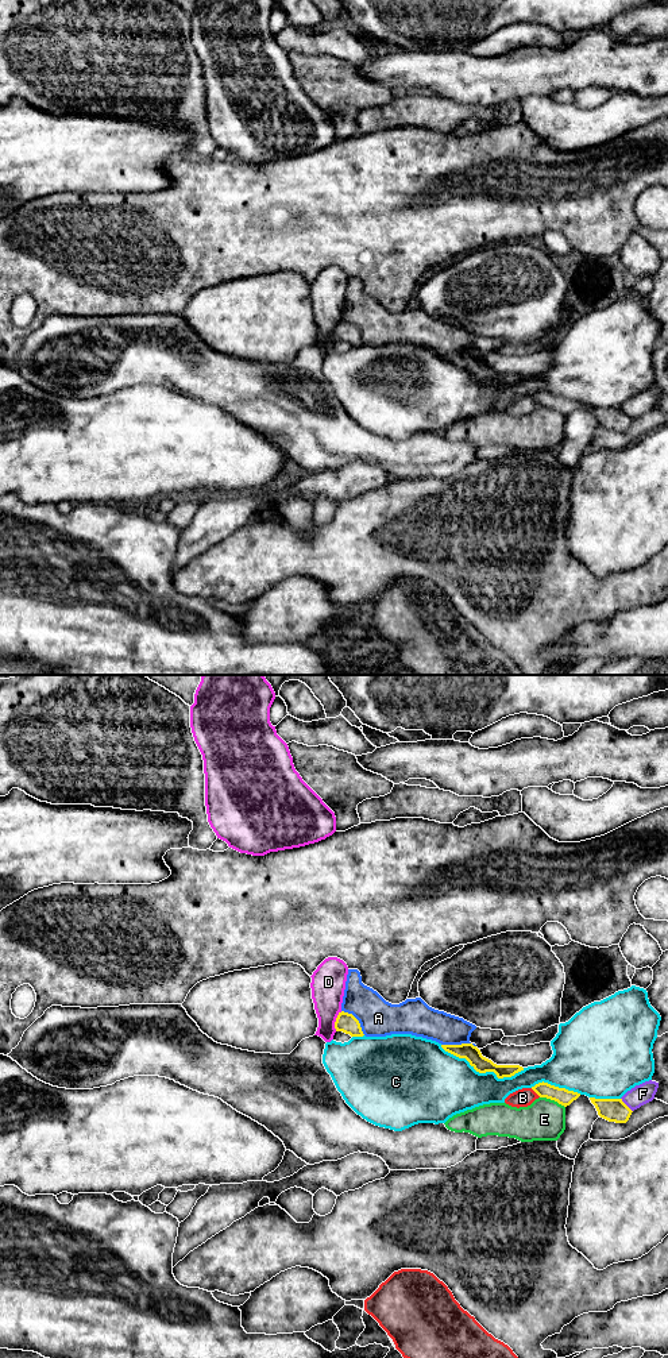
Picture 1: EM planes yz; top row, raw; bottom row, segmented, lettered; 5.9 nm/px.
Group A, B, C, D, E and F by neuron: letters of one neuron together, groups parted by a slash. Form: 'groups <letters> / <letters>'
groups A / B / C D / E / F

